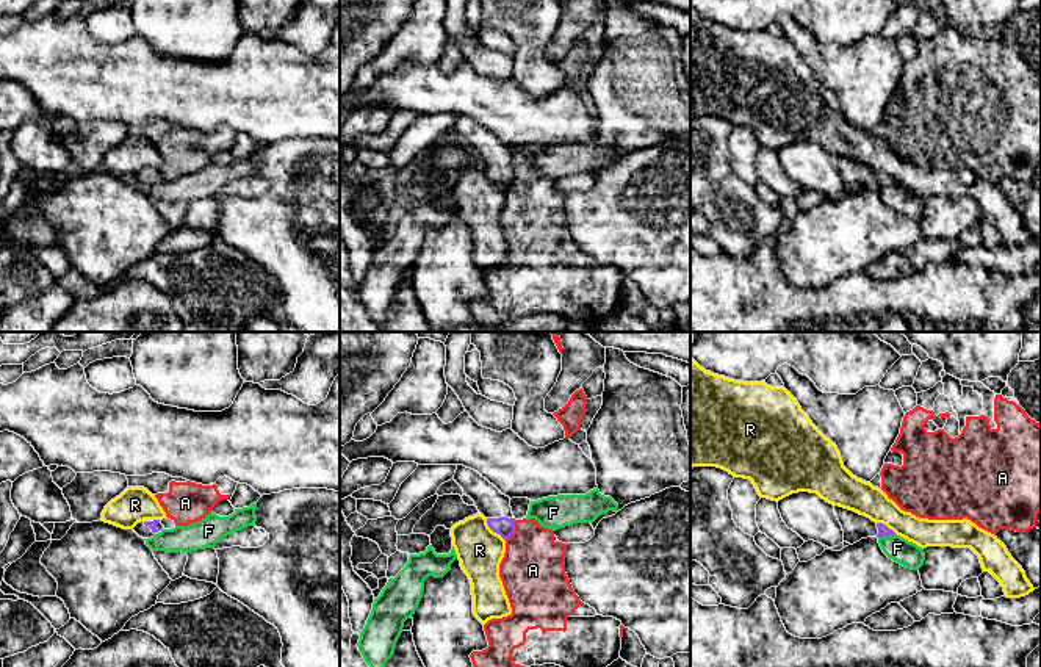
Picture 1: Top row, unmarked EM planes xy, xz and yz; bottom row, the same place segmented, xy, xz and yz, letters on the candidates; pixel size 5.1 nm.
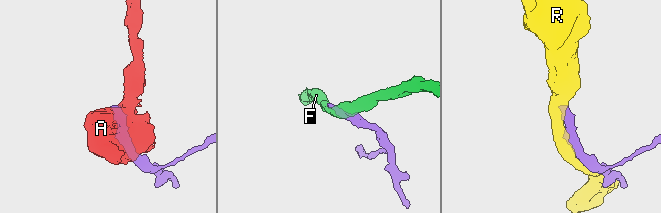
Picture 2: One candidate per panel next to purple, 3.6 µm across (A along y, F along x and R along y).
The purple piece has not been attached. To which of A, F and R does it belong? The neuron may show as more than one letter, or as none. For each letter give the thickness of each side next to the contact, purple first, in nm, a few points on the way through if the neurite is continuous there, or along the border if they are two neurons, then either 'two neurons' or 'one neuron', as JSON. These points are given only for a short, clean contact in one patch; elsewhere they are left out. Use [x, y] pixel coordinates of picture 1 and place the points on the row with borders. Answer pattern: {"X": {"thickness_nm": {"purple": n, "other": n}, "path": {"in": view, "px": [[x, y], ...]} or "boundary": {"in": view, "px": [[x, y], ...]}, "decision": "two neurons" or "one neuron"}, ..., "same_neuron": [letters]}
{"A": {"thickness_nm": {"purple": 100, "other": 340}, "decision": "two neurons"}, "F": {"thickness_nm": {"purple": 60, "other": 130}, "boundary": {"in": "yz", "px": [[894, 533], [878, 537]]}, "decision": "two neurons"}, "R": {"thickness_nm": {"purple": 100, "other": 240}, "decision": "two neurons"}, "same_neuron": []}

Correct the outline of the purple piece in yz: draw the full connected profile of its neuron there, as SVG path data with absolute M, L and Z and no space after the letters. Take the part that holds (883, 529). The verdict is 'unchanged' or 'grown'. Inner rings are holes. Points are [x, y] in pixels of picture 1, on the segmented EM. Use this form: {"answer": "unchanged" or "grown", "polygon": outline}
{"answer": "grown", "polygon": "M834 506L834 514L844 531L844 542L853 545L867 537L886 537L895 532L883 523L875 523L870 518L853 510Z"}

